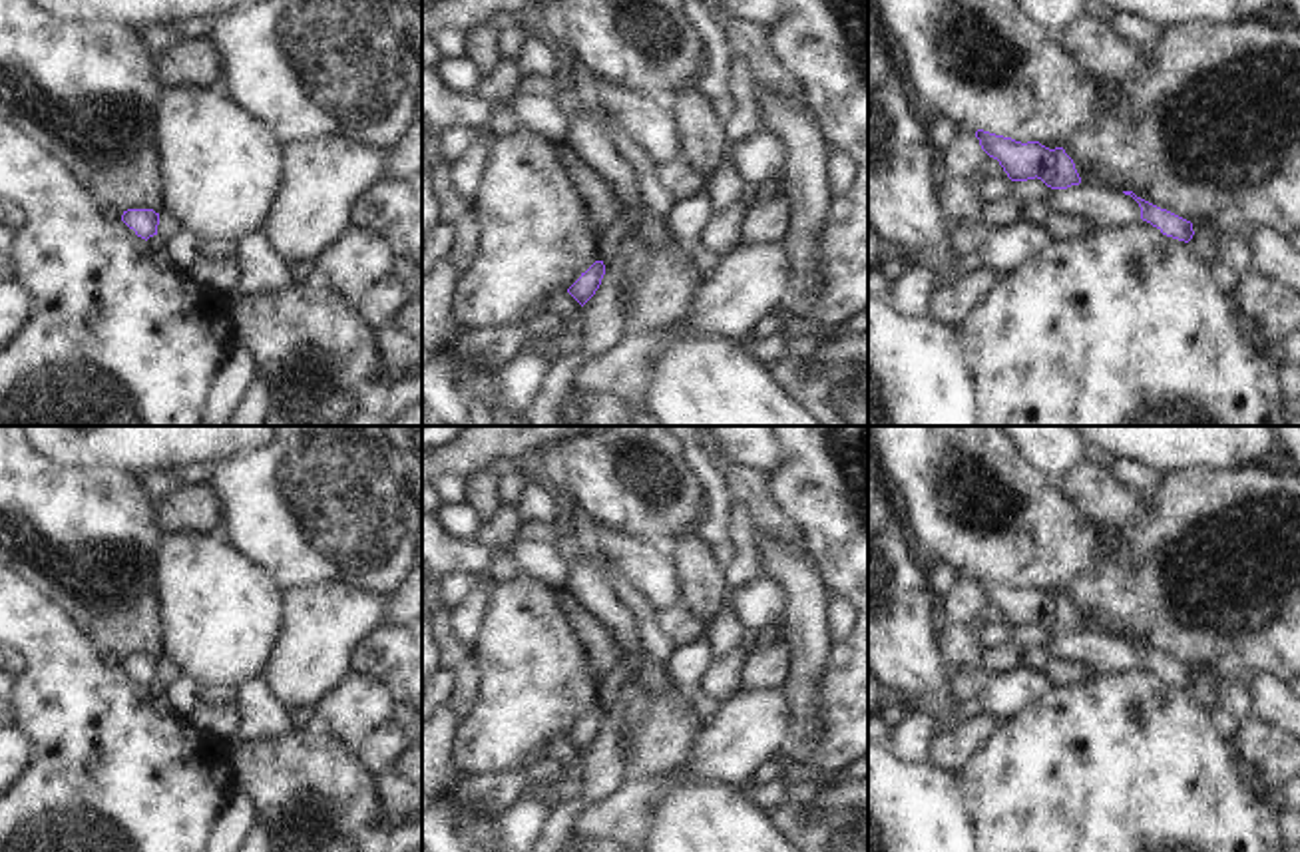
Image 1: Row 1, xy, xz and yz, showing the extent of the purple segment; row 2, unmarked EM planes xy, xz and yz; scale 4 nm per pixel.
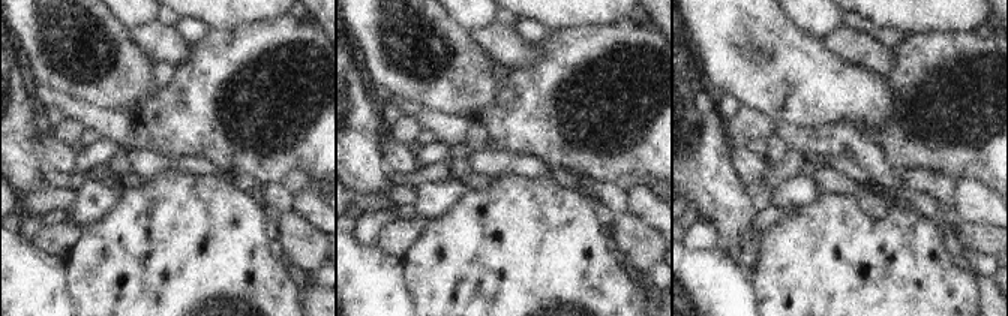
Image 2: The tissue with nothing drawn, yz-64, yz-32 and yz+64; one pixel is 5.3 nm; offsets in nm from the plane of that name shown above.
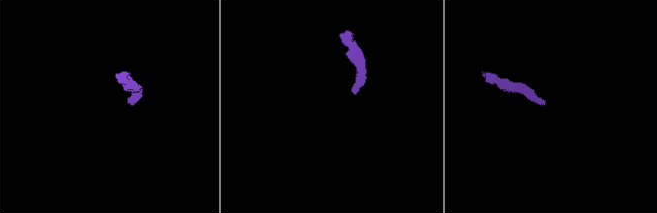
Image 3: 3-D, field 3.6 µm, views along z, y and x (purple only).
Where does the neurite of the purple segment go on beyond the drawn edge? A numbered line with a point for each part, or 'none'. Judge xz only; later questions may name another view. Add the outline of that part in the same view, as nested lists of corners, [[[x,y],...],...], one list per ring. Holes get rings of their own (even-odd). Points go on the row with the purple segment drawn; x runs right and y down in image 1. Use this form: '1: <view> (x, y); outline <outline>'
none

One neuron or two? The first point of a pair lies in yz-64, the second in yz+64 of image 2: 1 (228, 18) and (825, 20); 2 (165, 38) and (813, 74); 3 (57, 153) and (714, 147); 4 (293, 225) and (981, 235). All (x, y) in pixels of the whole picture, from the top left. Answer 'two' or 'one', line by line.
1: two
2: two
3: two
4: one

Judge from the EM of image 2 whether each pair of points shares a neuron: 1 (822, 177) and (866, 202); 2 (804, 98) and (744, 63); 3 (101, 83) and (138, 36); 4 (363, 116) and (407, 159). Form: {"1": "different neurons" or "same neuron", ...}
{"1": "same neuron", "2": "same neuron", "3": "different neurons", "4": "different neurons"}

